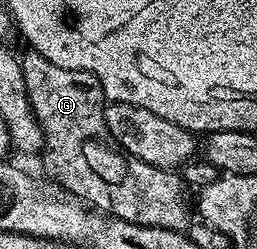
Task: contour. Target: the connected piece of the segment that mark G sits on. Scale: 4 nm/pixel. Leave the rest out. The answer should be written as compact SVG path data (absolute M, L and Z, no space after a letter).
M31 50L28 53L28 56L24 55L21 60L25 74L25 90L33 114L43 128L45 151L41 159L51 175L48 177L72 196L86 202L92 209L114 219L178 232L190 229L193 223L193 200L192 197L191 200L187 197L187 183L178 171L149 166L123 151L119 143L111 139L105 122L105 97L99 79L77 68L57 66L37 51Z

